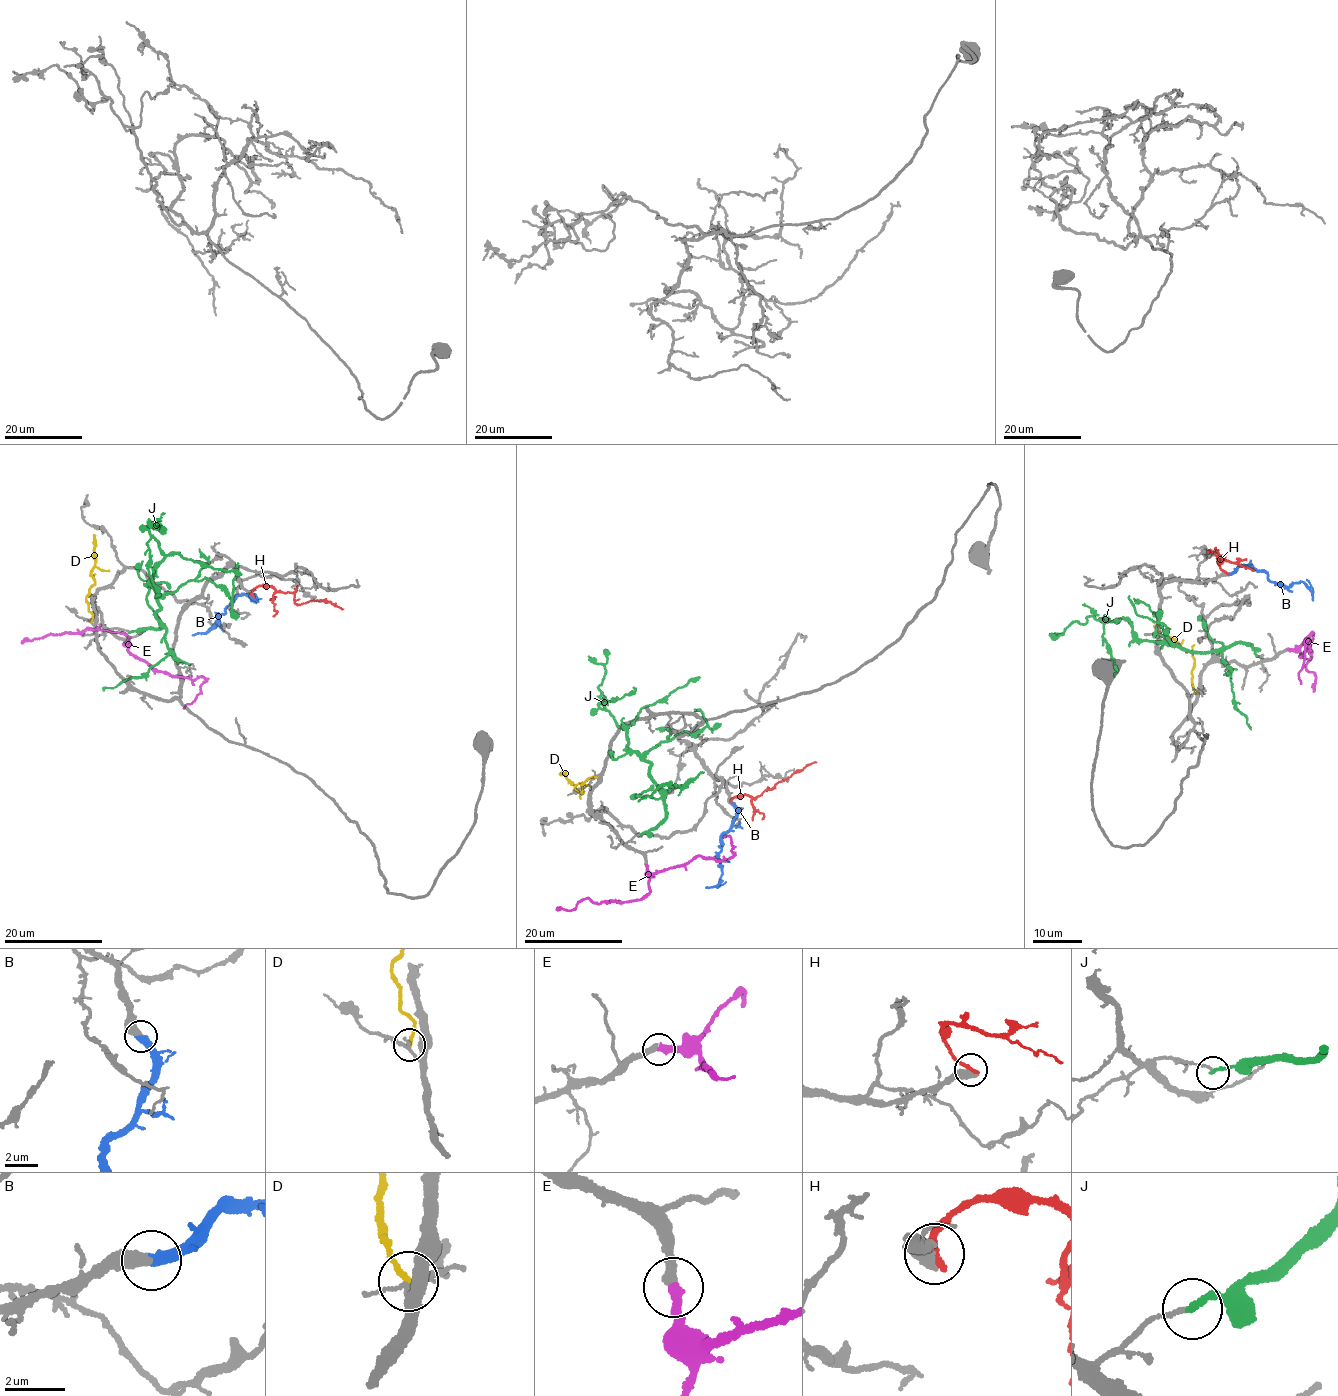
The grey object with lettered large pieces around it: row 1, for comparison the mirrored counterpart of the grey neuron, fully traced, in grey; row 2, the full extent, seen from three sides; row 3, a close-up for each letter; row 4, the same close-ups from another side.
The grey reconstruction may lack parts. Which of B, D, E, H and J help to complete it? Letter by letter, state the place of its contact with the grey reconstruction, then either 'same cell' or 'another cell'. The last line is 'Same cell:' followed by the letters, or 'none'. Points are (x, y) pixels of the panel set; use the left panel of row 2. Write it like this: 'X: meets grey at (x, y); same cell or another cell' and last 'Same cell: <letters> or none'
B: meets grey at (251, 596); same cell
D: meets grey at (91, 621); another cell
E: meets grey at (127, 640); same cell
H: meets grey at (252, 594); another cell
J: meets grey at (129, 632); another cell
Same cell: B, E

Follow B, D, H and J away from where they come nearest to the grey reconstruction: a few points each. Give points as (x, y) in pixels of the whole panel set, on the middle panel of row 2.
B: (732, 803), (736, 812), (733, 826), (722, 835), (722, 846), (720, 846), (722, 874), (717, 887), (726, 881)
D: (595, 777), (588, 778), (581, 785), (582, 793), (575, 789), (567, 775), (559, 775)
H: (732, 802), (731, 799), (743, 796), (756, 798), (816, 762)
J: (641, 834), (663, 820), (665, 808), (650, 762), (628, 747), (628, 726), (598, 707), (605, 649)

